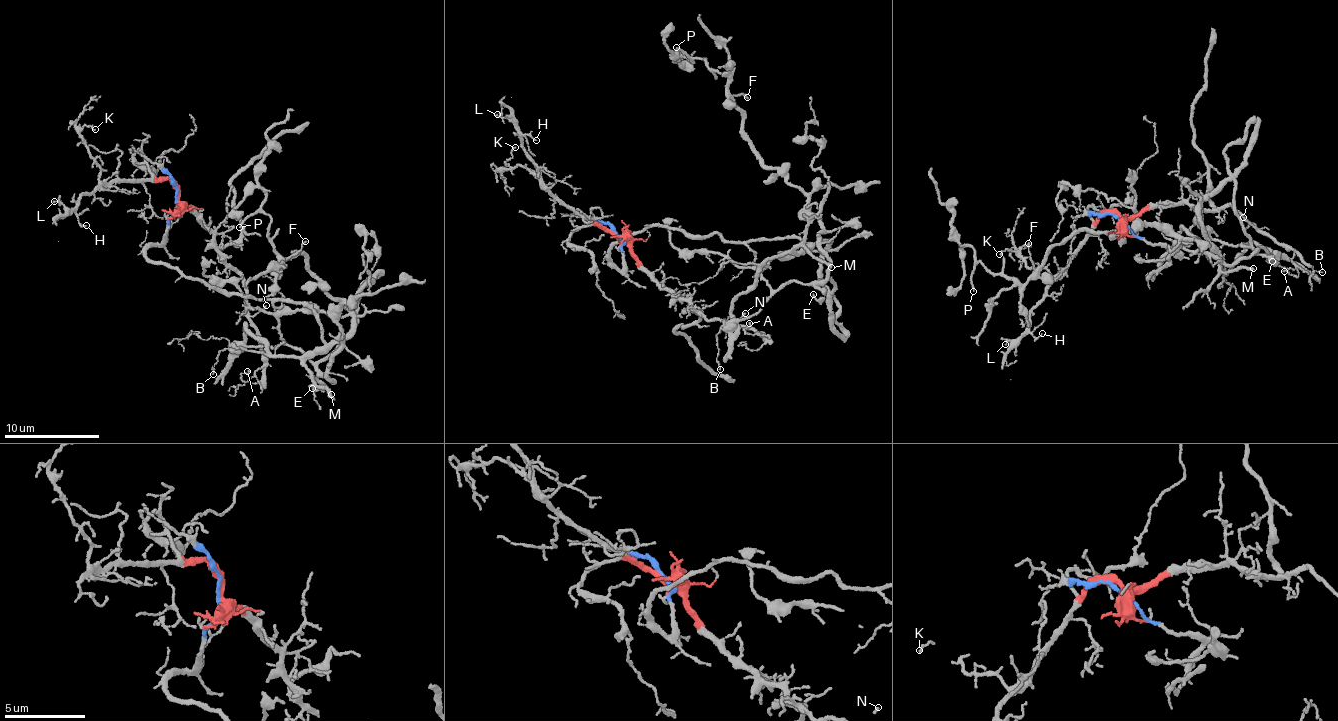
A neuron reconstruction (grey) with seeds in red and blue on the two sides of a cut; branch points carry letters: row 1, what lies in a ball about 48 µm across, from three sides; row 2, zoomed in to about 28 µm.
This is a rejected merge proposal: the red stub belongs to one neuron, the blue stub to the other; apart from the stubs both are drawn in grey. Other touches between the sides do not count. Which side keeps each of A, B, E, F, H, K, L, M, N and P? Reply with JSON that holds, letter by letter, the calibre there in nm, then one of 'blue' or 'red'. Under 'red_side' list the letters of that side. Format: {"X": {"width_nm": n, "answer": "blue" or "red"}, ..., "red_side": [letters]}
{"A": {"width_nm": 110, "answer": "red"}, "B": {"width_nm": 100, "answer": "blue"}, "E": {"width_nm": 150, "answer": "blue"}, "F": {"width_nm": 130, "answer": "blue"}, "H": {"width_nm": 80, "answer": "red"}, "K": {"width_nm": 110, "answer": "red"}, "L": {"width_nm": 190, "answer": "red"}, "M": {"width_nm": 220, "answer": "blue"}, "N": {"width_nm": 120, "answer": "red"}, "P": {"width_nm": 130, "answer": "blue"}, "red_side": ["A", "H", "K", "L", "N"]}

